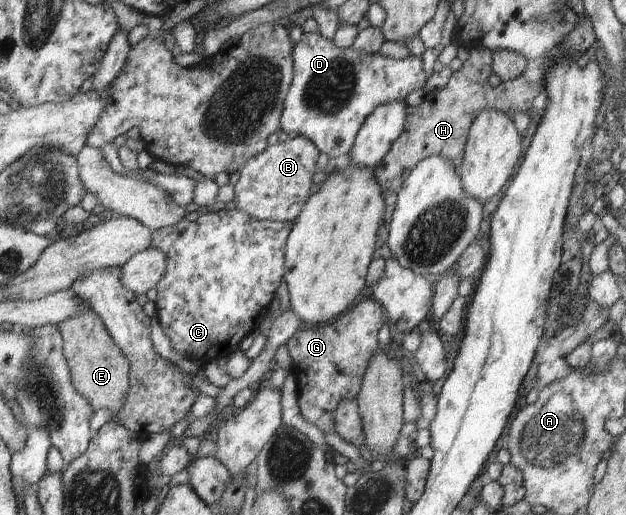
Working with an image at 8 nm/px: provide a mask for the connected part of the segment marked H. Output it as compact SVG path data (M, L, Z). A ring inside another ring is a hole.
M574 16L572 25L568 30L565 39L561 41L556 50L551 54L539 69L537 85L530 84L525 76L517 77L515 80L502 82L497 87L492 87L483 79L483 53L489 49L471 49L471 56L463 63L459 71L453 72L449 83L437 91L427 92L425 99L419 107L405 105L405 125L403 133L394 141L389 153L385 154L383 161L373 168L373 177L377 185L381 187L381 197L385 203L383 220L377 231L377 242L375 249L379 249L387 243L390 222L398 202L398 194L409 176L419 162L433 155L441 155L447 161L451 161L453 169L460 168L463 163L464 150L468 139L468 131L485 109L493 109L499 113L505 113L512 118L517 112L530 113L533 109L532 102L535 97L545 90L545 73L547 69L557 61L557 59L567 59L567 57L579 57L587 53L597 43L590 19Z

